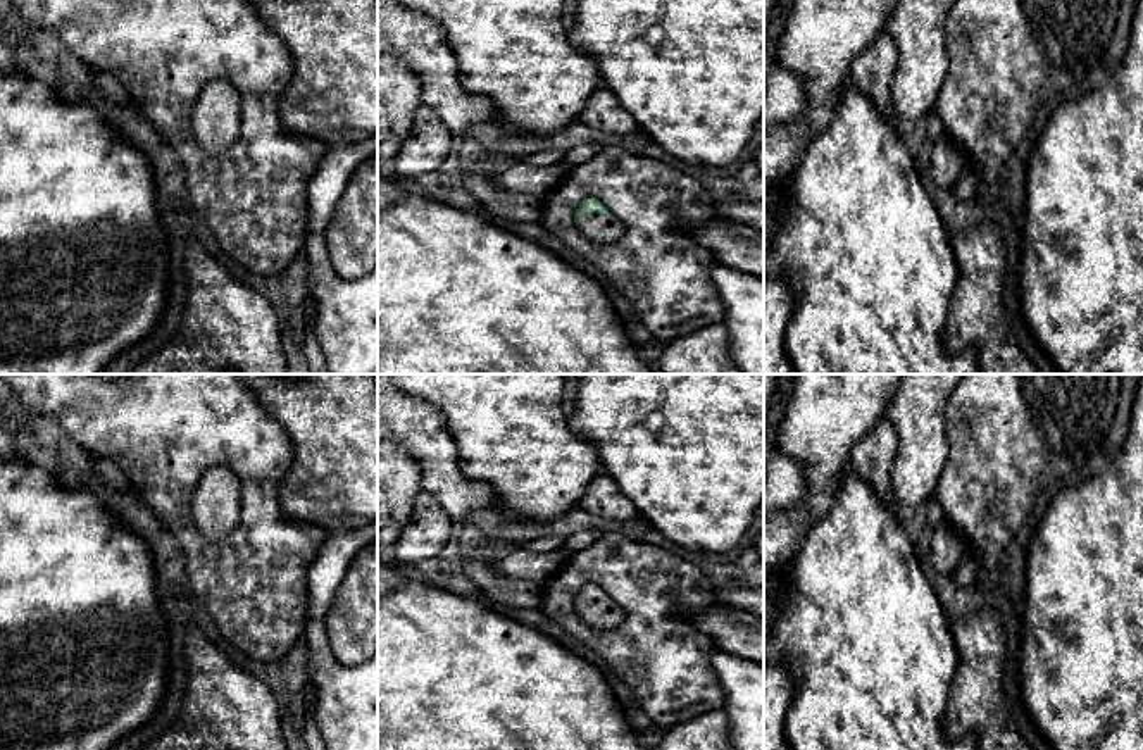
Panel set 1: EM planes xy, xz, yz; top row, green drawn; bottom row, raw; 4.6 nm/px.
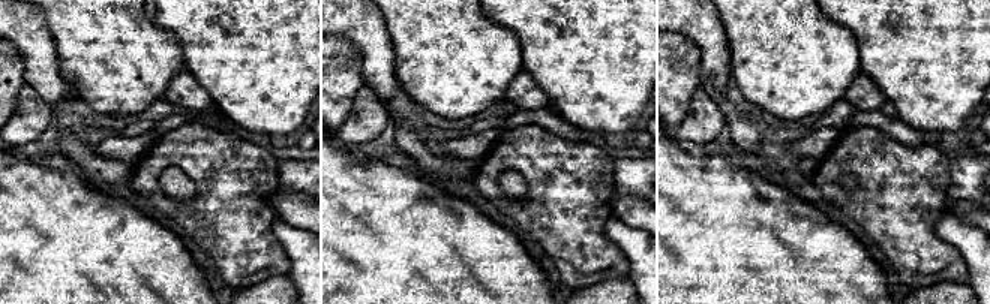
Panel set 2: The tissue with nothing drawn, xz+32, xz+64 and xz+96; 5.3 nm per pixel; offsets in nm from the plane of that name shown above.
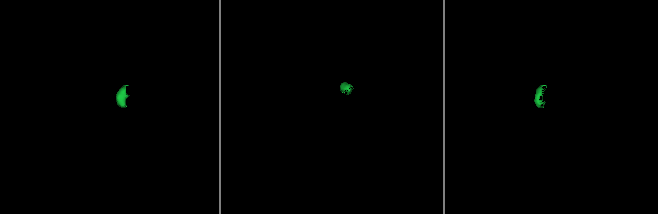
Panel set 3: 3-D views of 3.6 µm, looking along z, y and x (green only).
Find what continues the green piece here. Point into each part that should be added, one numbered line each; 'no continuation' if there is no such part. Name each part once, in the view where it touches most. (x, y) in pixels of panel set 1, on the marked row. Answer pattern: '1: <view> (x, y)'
1: xz (602, 228)

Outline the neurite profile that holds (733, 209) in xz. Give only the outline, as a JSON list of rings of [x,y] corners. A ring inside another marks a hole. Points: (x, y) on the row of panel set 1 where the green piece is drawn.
[[[722,198],[717,214],[731,222],[741,222],[764,233],[764,202]]]

